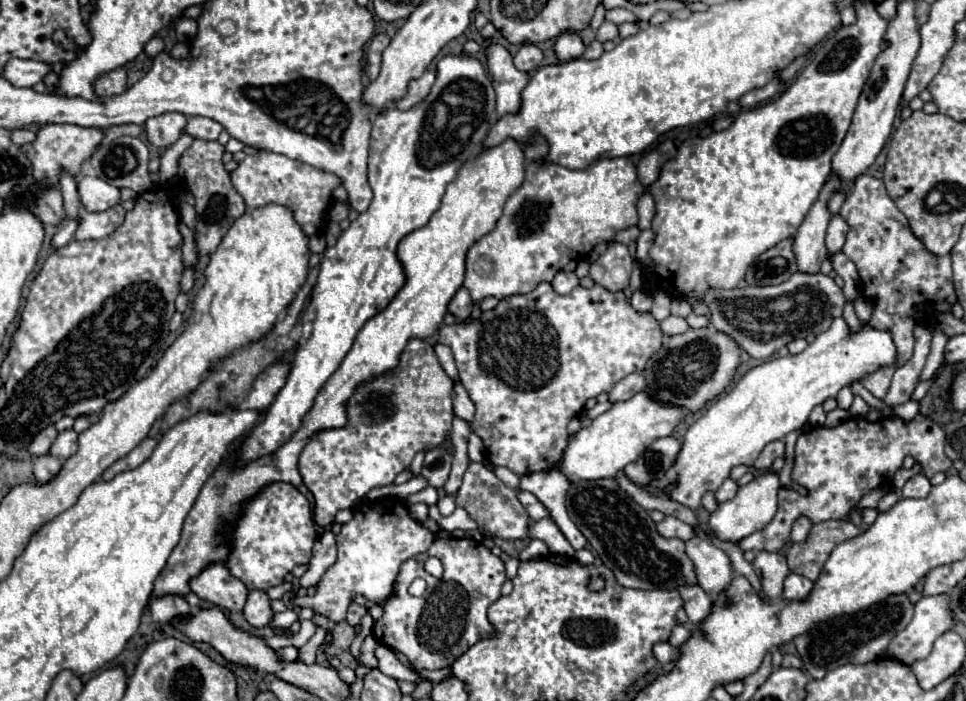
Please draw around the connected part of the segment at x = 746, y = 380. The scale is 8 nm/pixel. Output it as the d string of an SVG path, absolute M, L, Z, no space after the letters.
M838 317L832 321L830 329L816 335L816 339L798 355L778 357L772 361L766 361L764 365L758 365L750 369L724 397L720 397L708 411L686 431L682 451L668 475L658 481L660 487L676 481L676 489L670 493L670 497L690 509L698 509L700 499L706 491L716 491L724 479L728 479L730 469L734 465L752 465L760 451L770 443L786 437L790 431L798 431L808 421L812 409L816 405L822 405L826 399L836 397L842 387L850 387L854 381L860 381L862 377L896 363L898 349L892 341L892 333L888 329L876 329L870 323L860 323L860 331L852 331L848 323Z

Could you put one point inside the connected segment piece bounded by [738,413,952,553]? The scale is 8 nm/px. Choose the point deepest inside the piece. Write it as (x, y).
(838, 466)

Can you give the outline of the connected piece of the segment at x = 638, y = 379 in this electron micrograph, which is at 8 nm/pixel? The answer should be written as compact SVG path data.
M632 373L628 377L624 377L622 381L618 381L612 391L608 393L610 403L618 403L618 401L628 401L630 397L634 397L636 393L644 391L644 377L638 373Z

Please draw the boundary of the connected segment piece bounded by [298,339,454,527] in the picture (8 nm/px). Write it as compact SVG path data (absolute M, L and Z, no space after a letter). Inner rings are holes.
M412 339L396 369L388 371L386 375L380 375L368 383L362 383L354 397L348 401L348 425L342 429L332 429L332 431L320 431L316 433L308 445L304 447L300 455L300 475L308 491L314 495L314 521L320 527L332 525L334 515L342 509L350 509L352 503L360 501L370 493L374 487L384 487L390 485L398 473L410 467L414 455L418 451L430 451L430 449L444 449L450 455L454 455L454 445L450 441L450 429L452 429L452 379L444 373L440 367L434 347L428 341L422 339Z

